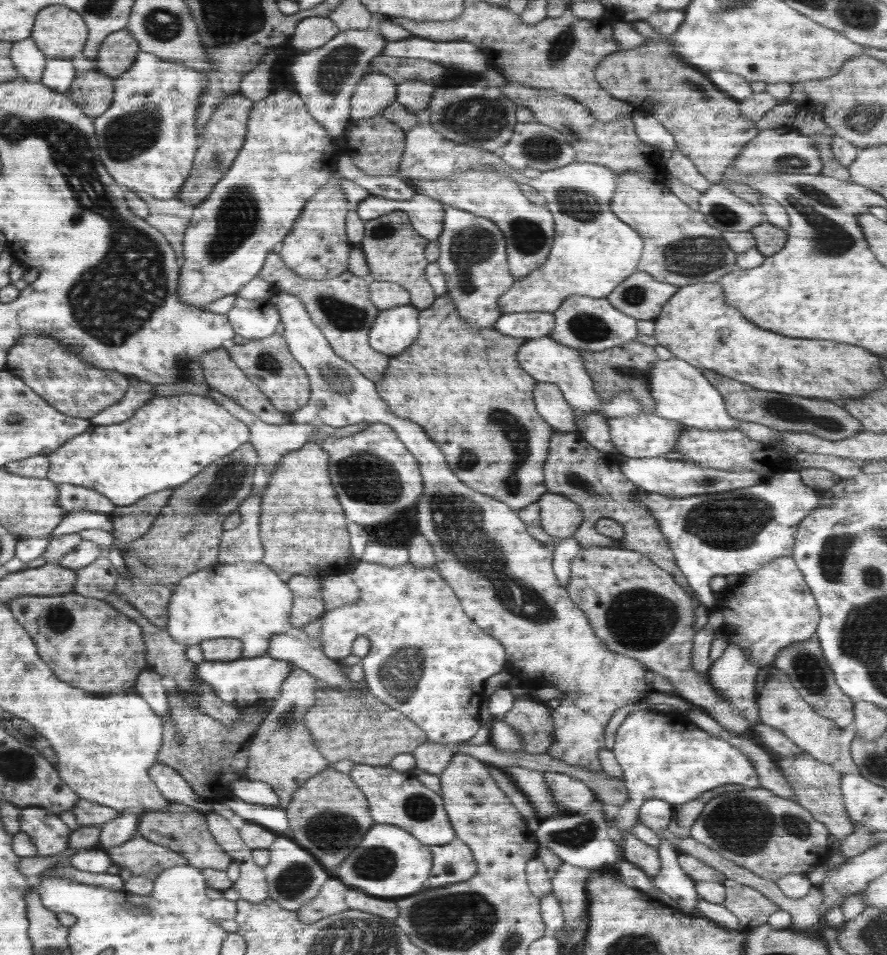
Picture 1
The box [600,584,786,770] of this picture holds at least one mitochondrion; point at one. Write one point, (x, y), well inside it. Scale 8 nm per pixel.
(637, 619)

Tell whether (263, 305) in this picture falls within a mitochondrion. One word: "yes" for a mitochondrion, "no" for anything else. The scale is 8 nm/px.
no

